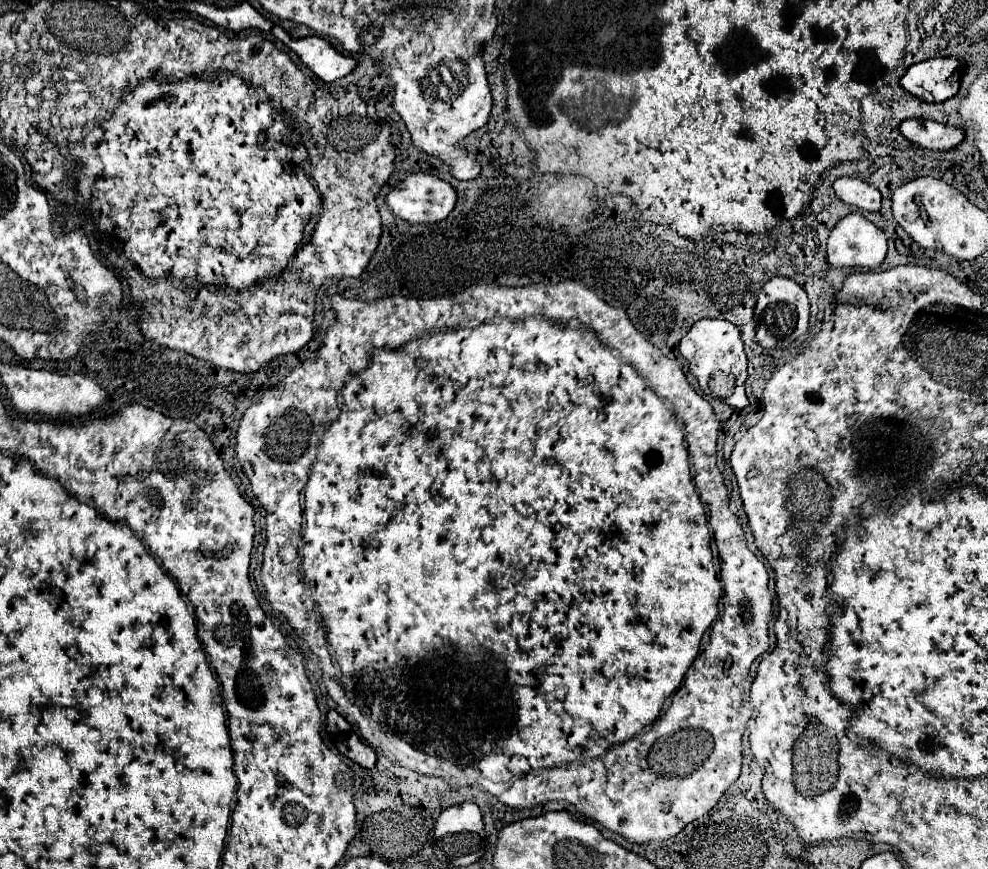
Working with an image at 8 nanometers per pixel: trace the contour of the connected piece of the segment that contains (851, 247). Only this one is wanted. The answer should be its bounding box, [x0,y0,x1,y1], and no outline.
[827,213,887,269]

